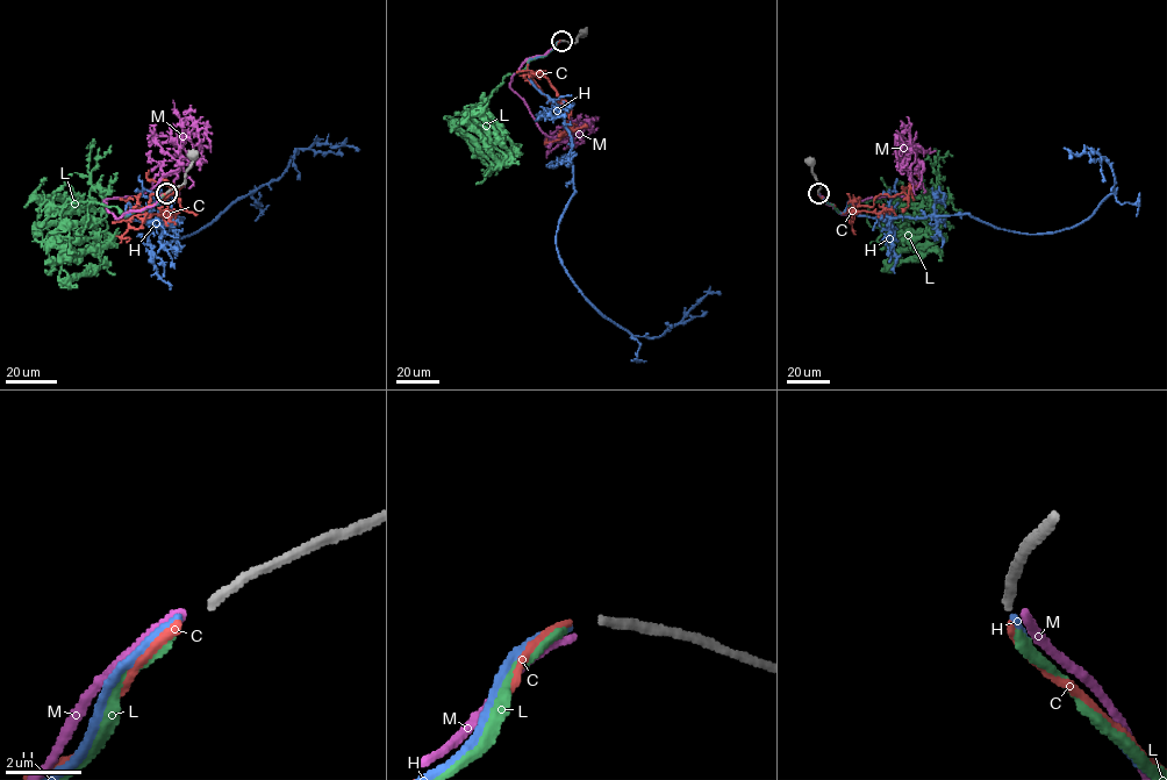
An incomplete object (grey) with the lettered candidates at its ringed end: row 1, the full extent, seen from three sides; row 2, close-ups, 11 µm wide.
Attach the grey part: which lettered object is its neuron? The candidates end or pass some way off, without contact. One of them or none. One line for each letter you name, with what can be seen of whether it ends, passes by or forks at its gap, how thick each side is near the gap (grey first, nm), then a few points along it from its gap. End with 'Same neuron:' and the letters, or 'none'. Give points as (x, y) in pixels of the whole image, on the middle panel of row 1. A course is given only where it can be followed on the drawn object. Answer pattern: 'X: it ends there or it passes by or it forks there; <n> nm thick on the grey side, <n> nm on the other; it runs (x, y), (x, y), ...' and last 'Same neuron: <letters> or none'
H: it ends there; 240 nm thick on the grey side, 220 nm on the other; it runs (560, 41), (528, 68), (571, 137), (574, 192), (556, 241), (568, 274), (635, 336), (660, 335), (721, 294)
Same neuron: H

